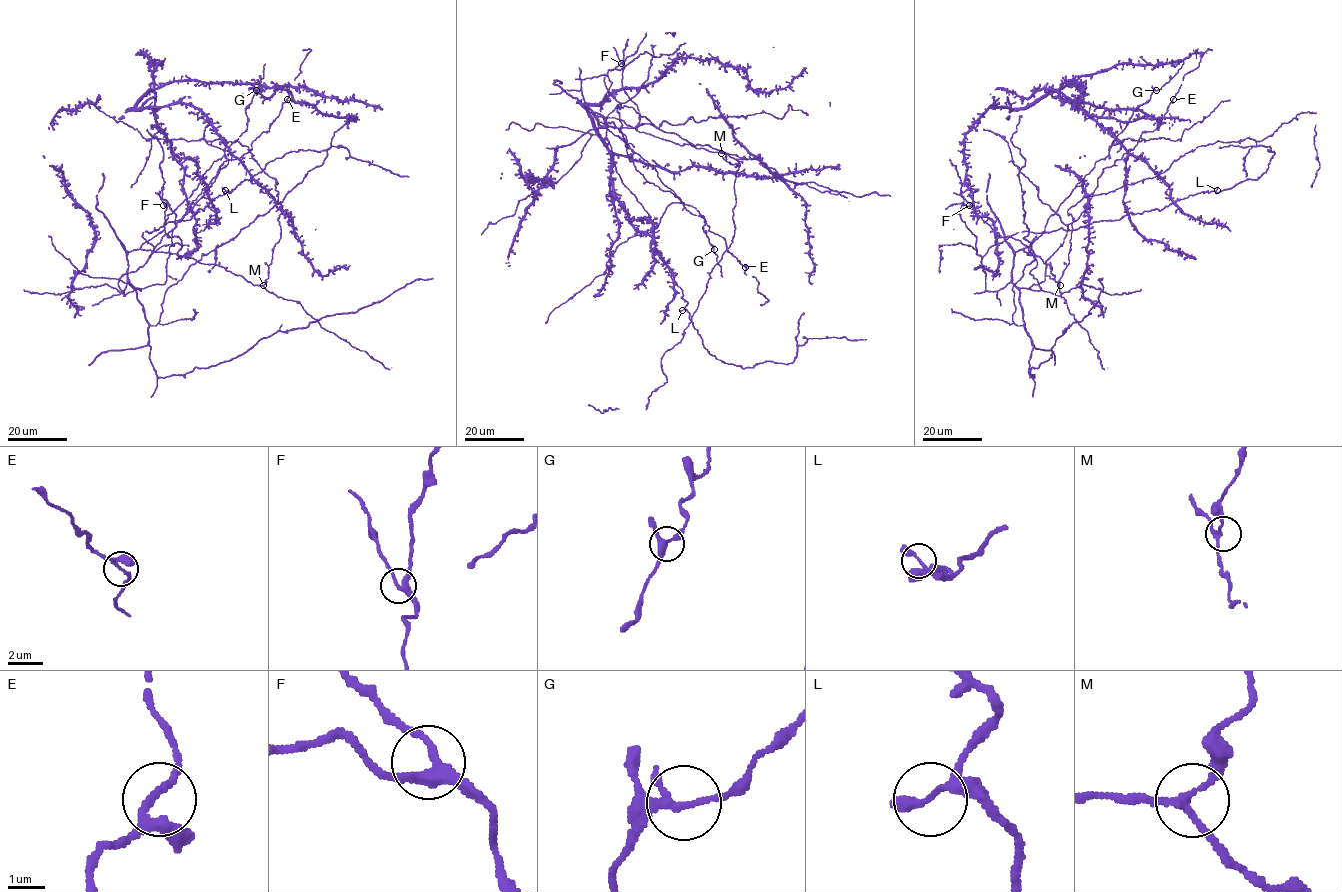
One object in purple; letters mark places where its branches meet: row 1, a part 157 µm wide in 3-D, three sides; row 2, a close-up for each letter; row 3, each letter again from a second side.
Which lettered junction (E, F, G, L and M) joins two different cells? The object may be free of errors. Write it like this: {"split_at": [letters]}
{"split_at": []}

